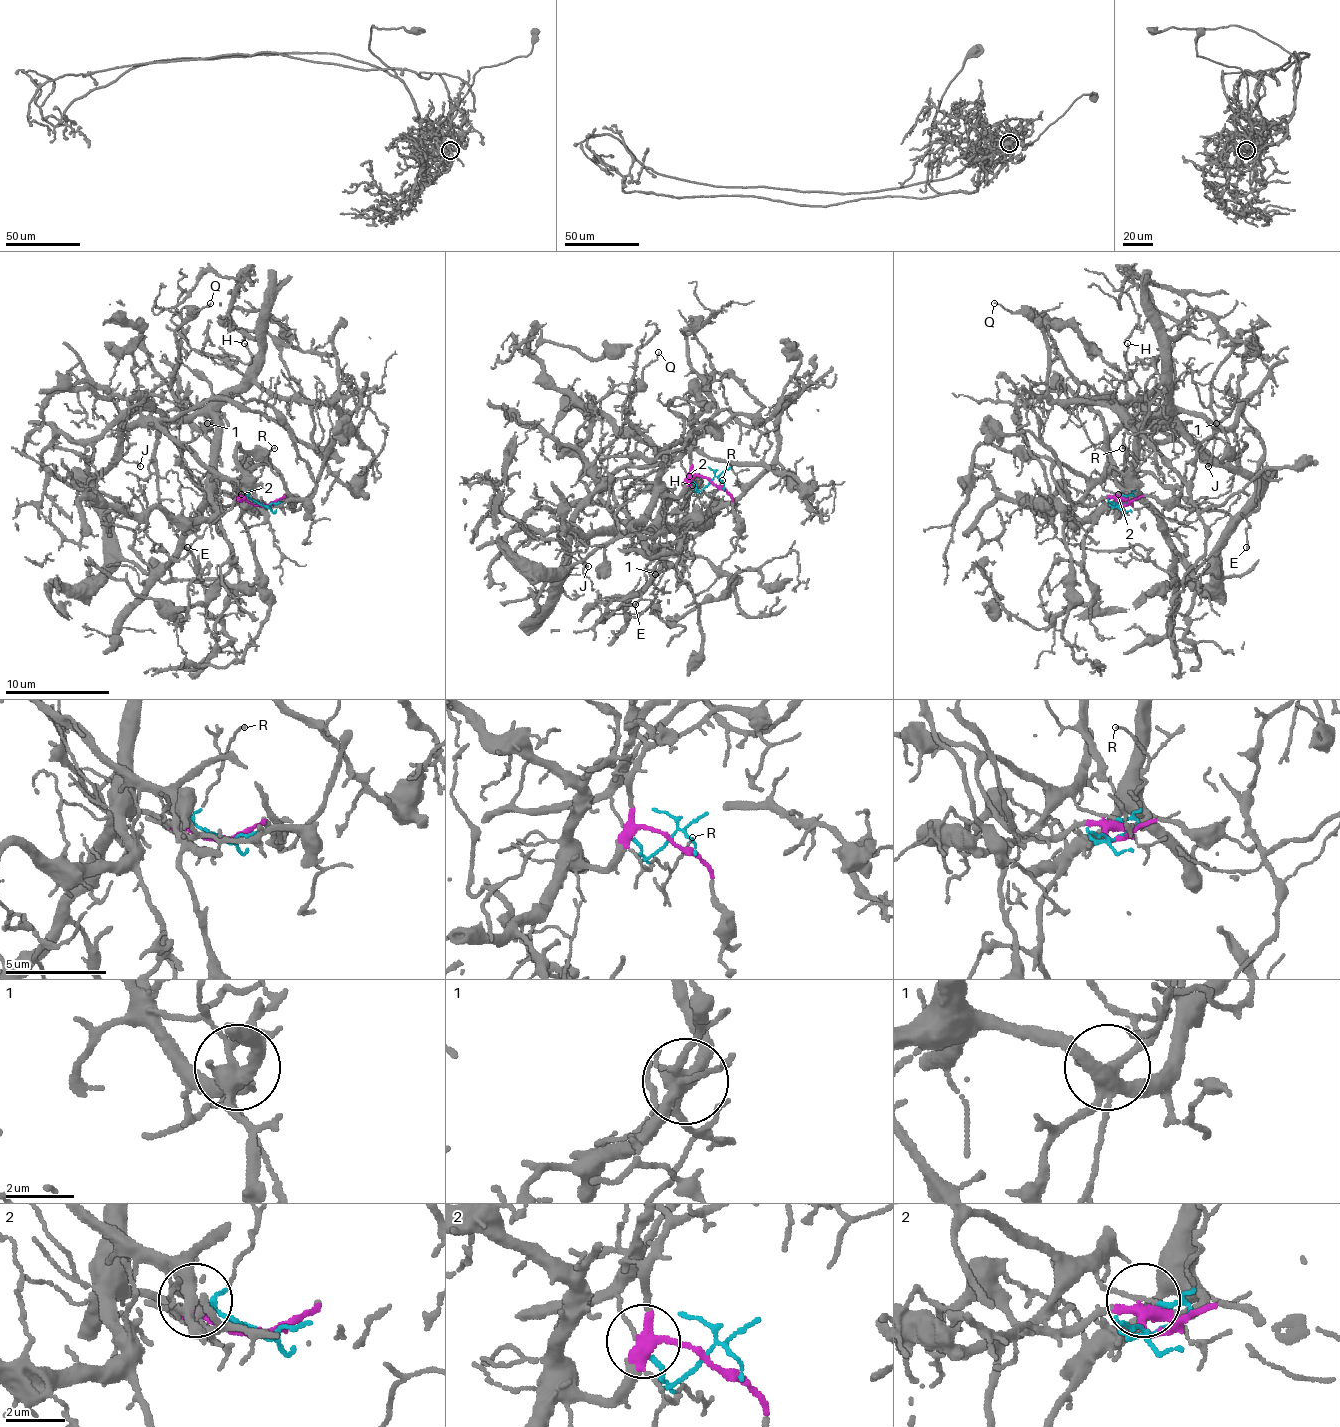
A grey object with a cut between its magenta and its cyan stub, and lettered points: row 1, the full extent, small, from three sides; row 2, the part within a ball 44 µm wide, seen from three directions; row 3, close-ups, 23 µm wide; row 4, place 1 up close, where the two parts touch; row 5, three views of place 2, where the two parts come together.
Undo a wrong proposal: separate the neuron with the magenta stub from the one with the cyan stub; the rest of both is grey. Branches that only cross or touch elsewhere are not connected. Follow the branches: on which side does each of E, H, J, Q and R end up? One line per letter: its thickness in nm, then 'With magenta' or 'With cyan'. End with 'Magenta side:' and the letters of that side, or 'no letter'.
E: Thickness 110 nm. With magenta
H: Thickness 120 nm. With magenta
J: Thickness 120 nm. With cyan
Q: Thickness 100 nm. With magenta
R: Thickness 100 nm. With cyan
Magenta side: E, H, Q

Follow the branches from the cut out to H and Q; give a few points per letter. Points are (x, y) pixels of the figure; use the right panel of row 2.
H: (1124, 506), (1119, 501), (1137, 493), (1135, 433), (1161, 409), (1166, 386), (1148, 365), (1127, 360), (1127, 344)
Q: (1124, 506), (1137, 493), (1135, 433), (1169, 415), (1101, 396), (1046, 331), (993, 302)

